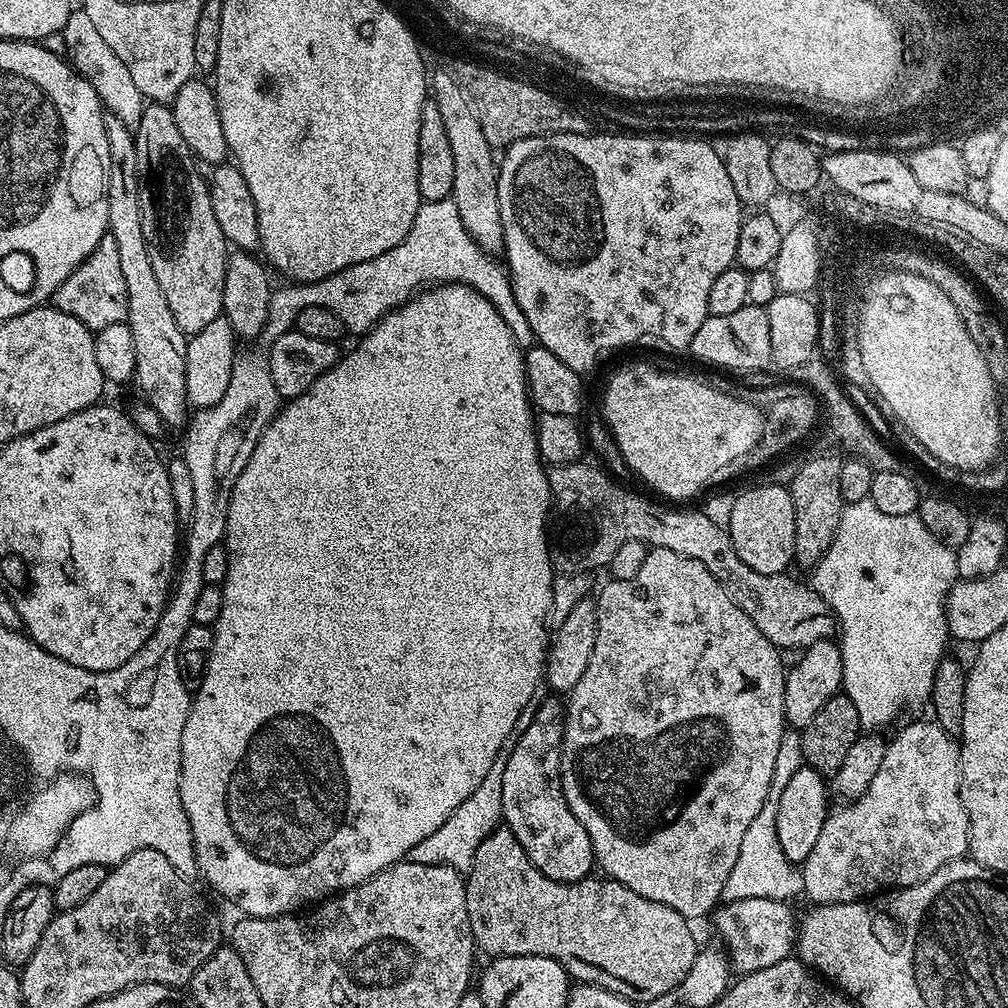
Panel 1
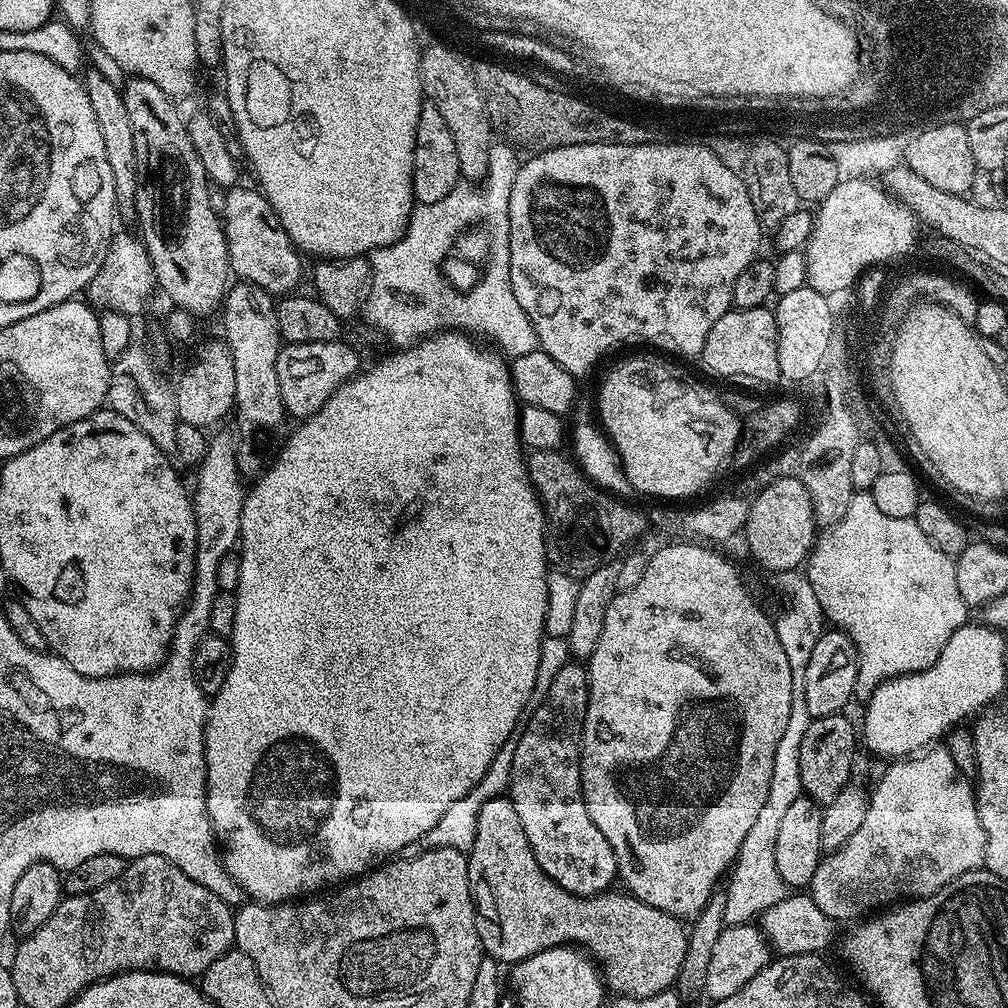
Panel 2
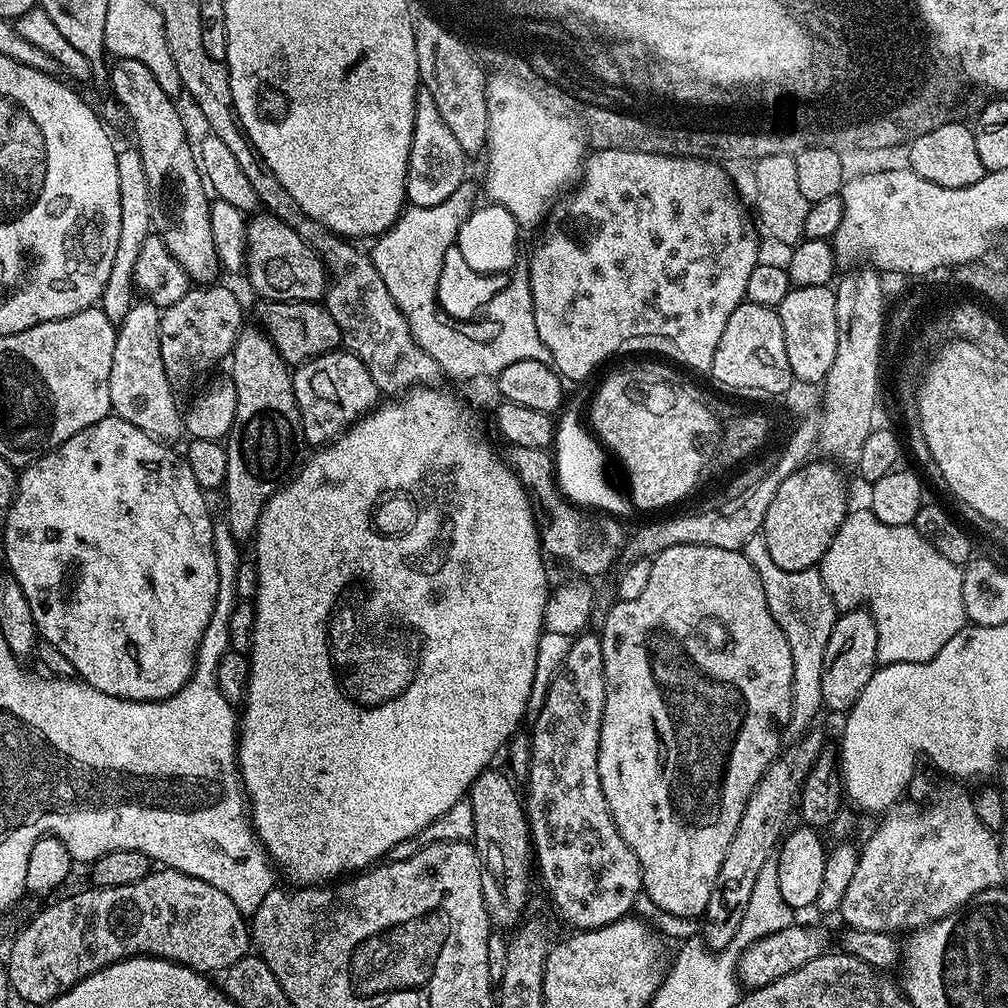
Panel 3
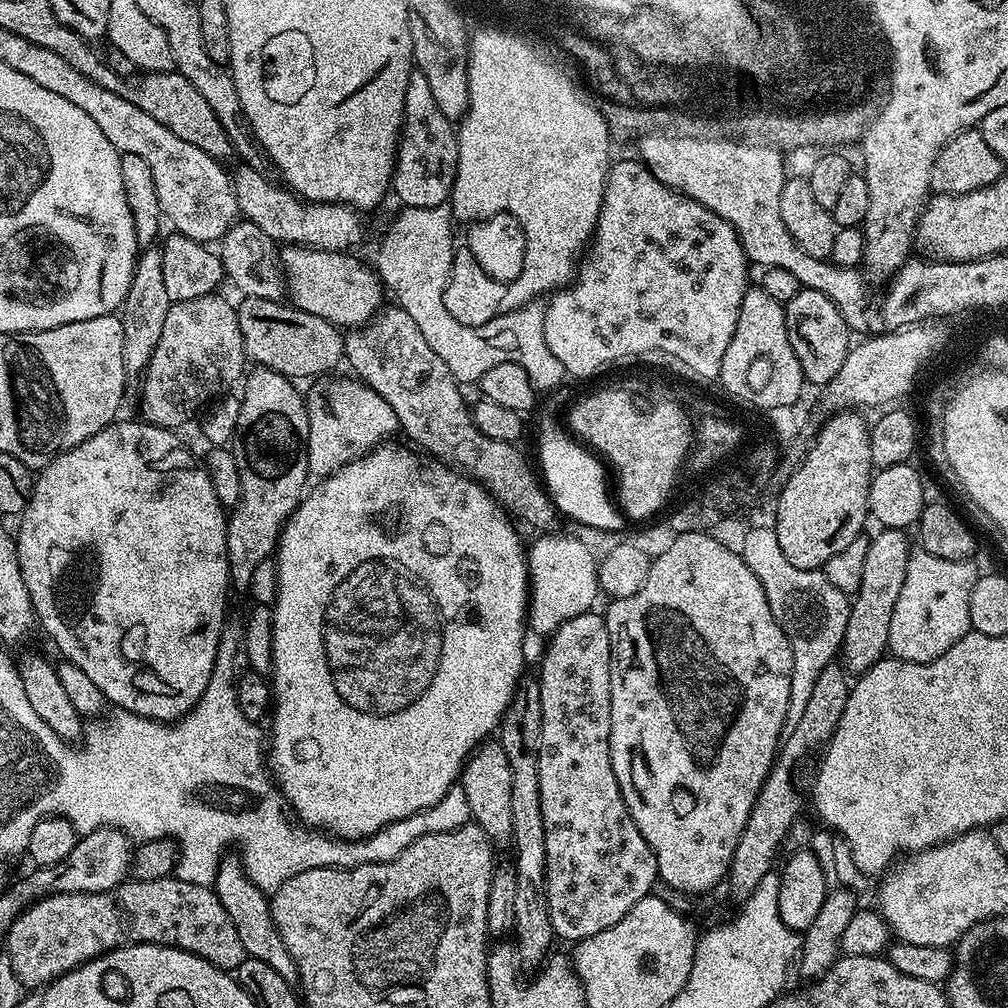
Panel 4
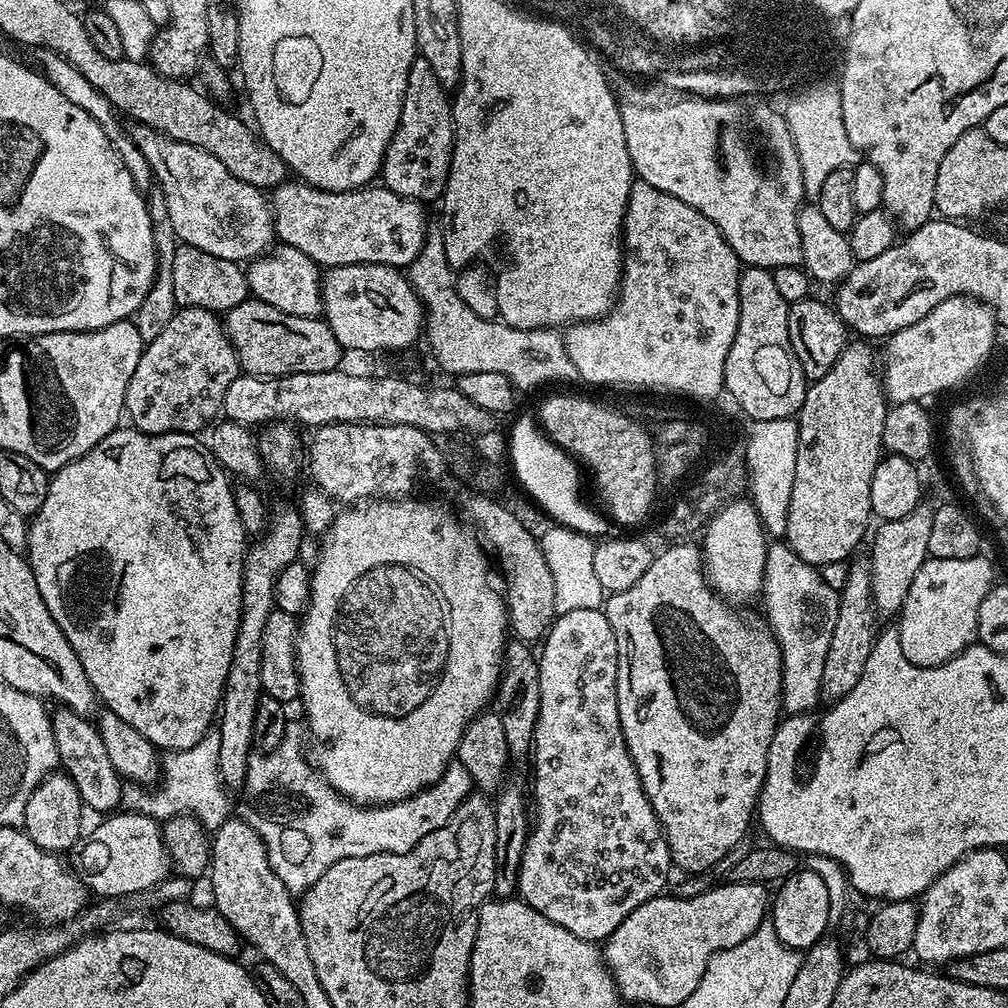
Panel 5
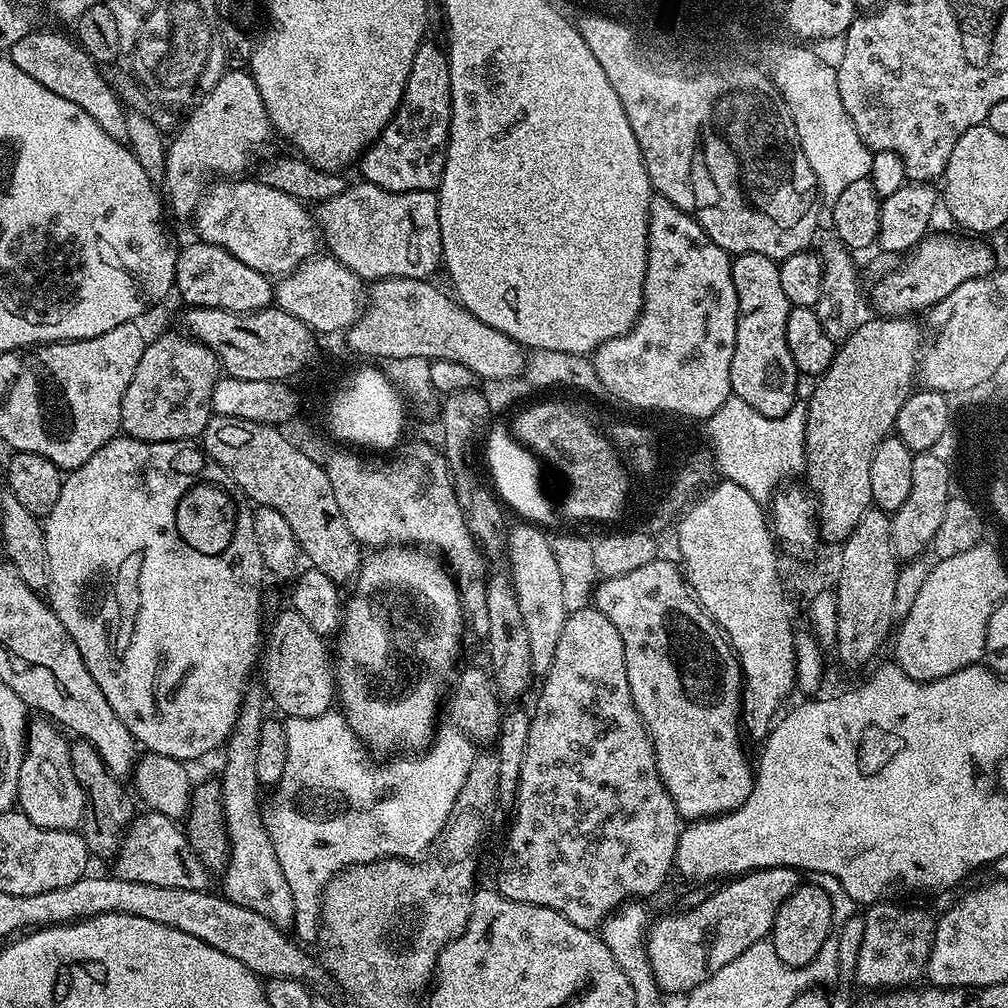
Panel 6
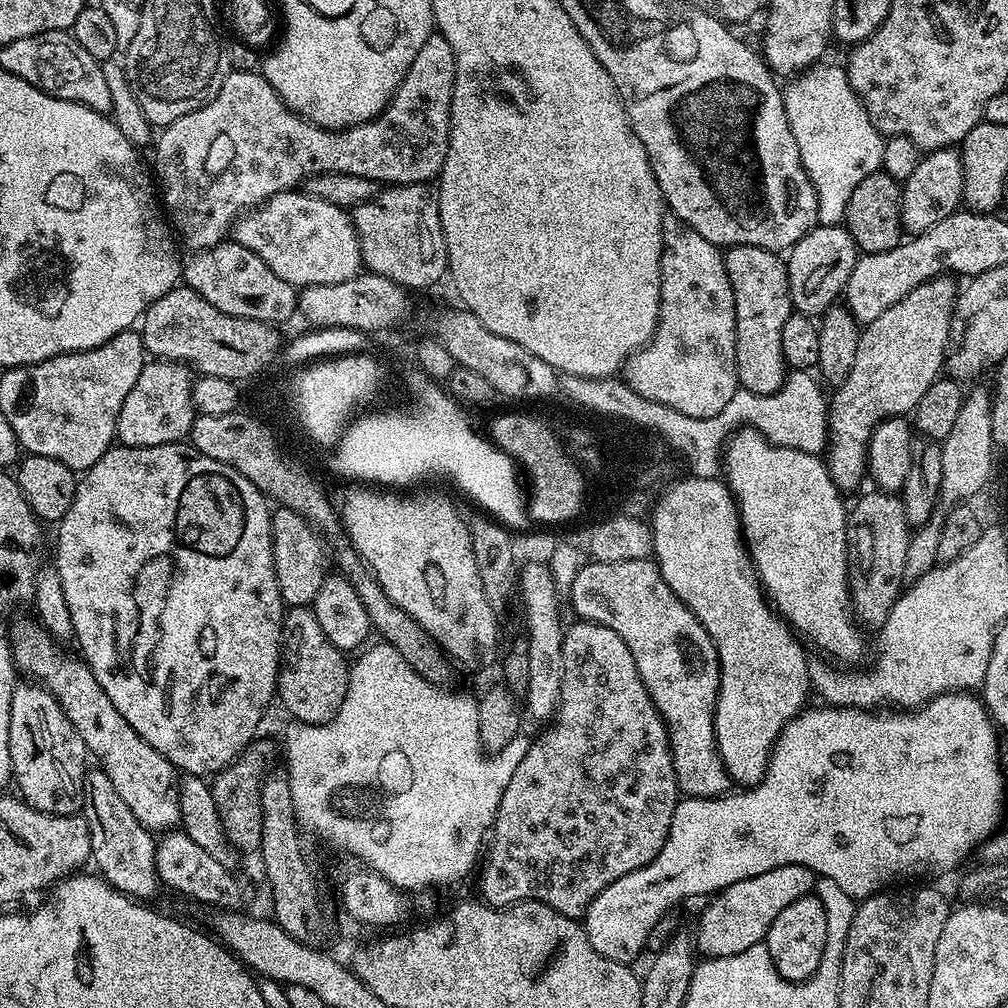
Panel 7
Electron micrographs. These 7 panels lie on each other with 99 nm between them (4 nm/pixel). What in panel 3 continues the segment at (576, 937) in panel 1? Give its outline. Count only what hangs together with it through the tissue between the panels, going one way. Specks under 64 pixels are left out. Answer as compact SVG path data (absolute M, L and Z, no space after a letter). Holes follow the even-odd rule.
M485 770L484 773L476 779L472 784L470 793L470 803L472 805L472 813L474 814L474 843L476 845L476 853L480 856L480 869L482 870L482 894L484 895L484 904L488 908L488 919L497 929L509 930L515 929L521 923L520 911L528 904L528 864L530 868L530 857L533 855L534 849L530 843L530 833L528 830L528 818L526 815L525 805L522 803L522 796L516 793L516 788L511 784L513 781L507 775L503 776L500 772L492 772L493 770Z

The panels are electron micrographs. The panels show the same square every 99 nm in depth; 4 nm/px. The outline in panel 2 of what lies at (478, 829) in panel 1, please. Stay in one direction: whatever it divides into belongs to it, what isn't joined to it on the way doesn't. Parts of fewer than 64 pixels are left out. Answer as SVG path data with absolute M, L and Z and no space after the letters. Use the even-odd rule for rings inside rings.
M550 636L545 637L541 641L538 676L535 678L534 690L531 692L526 706L522 708L522 713L518 716L518 721L514 724L510 737L506 738L506 742L502 744L502 749L498 750L494 762L490 766L490 770L486 770L482 782L478 782L478 786L474 790L470 790L470 794L466 794L466 798L454 802L454 806L450 806L450 810L446 810L444 819L438 822L438 826L434 826L429 830L421 840L410 842L410 846L406 846L400 852L399 859L418 858L418 854L428 852L432 848L453 848L465 854L472 849L474 846L474 834L478 834L478 816L482 810L482 806L486 802L493 800L495 796L504 796L507 793L518 743L526 732L526 727L530 726L530 718L533 717L533 713L535 710L538 710L538 706L545 700L554 675L558 674L558 671L561 670L562 666L569 663L569 660L570 650L567 639L556 639Z

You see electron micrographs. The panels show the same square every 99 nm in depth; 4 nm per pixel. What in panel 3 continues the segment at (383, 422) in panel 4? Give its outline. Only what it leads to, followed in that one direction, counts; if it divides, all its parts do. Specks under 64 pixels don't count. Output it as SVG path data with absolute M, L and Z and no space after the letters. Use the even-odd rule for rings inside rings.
M347 350L327 352L321 356L315 356L312 360L295 365L292 372L292 389L294 390L294 398L300 407L303 439L307 443L309 440L310 443L316 444L312 446L327 445L336 437L341 436L345 428L351 428L361 416L377 407L382 396L380 389L376 387L374 378L370 378L366 366L362 366L360 359L353 352Z

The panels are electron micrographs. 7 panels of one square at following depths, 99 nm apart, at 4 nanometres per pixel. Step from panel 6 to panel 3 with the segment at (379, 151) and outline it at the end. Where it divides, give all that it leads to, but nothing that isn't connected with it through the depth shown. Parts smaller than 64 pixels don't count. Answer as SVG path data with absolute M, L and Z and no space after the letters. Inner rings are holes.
M421 87L416 94L416 109L414 110L414 134L410 142L410 158L408 159L408 173L406 174L406 190L404 195L407 203L411 206L438 206L442 202L446 202L446 198L450 198L450 194L454 194L454 190L458 190L460 184L465 183L466 176L464 171L467 170L468 164L466 161L466 153L462 150L462 145L459 144L458 138L454 138L454 130L450 130L450 126L446 126L446 121L442 119L442 114L438 114L438 106L434 102L434 94L430 94L430 90Z

